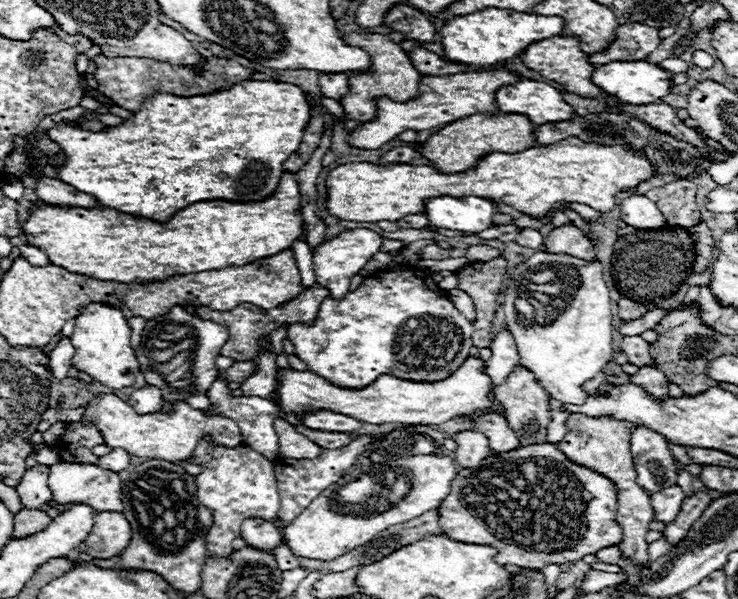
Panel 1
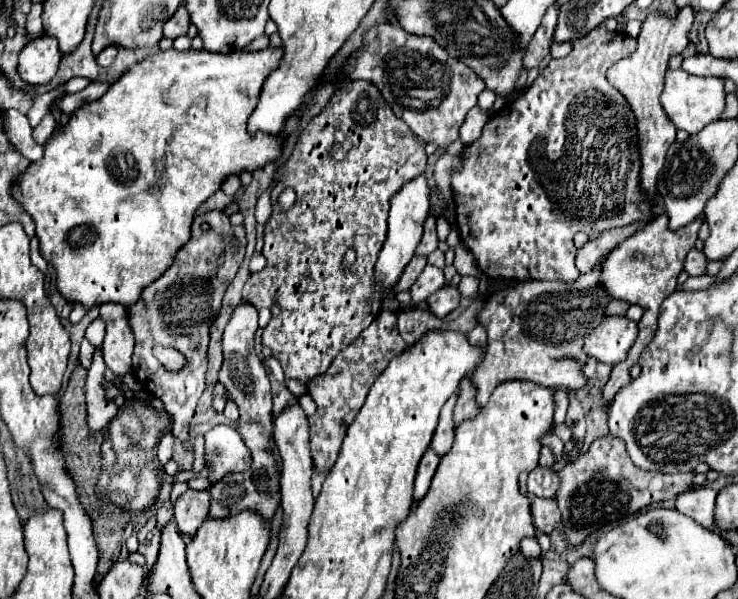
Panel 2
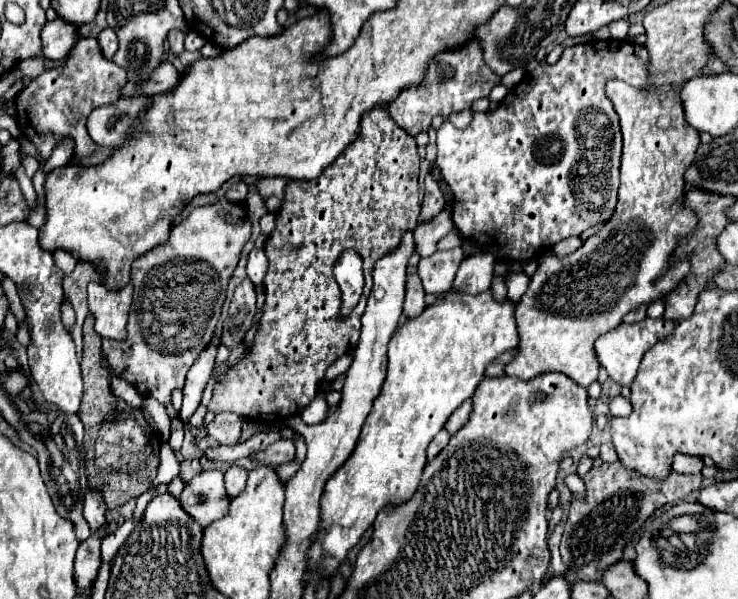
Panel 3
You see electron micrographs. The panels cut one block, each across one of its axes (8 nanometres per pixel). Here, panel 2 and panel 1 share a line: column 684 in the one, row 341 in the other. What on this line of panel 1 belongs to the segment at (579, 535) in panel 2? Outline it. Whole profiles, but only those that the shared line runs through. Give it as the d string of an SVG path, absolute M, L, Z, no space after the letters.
M494 258L490 262L472 262L456 272L458 288L464 290L476 306L476 322L472 344L478 348L490 346L492 342L492 320L496 312L496 296L506 274L506 260Z

